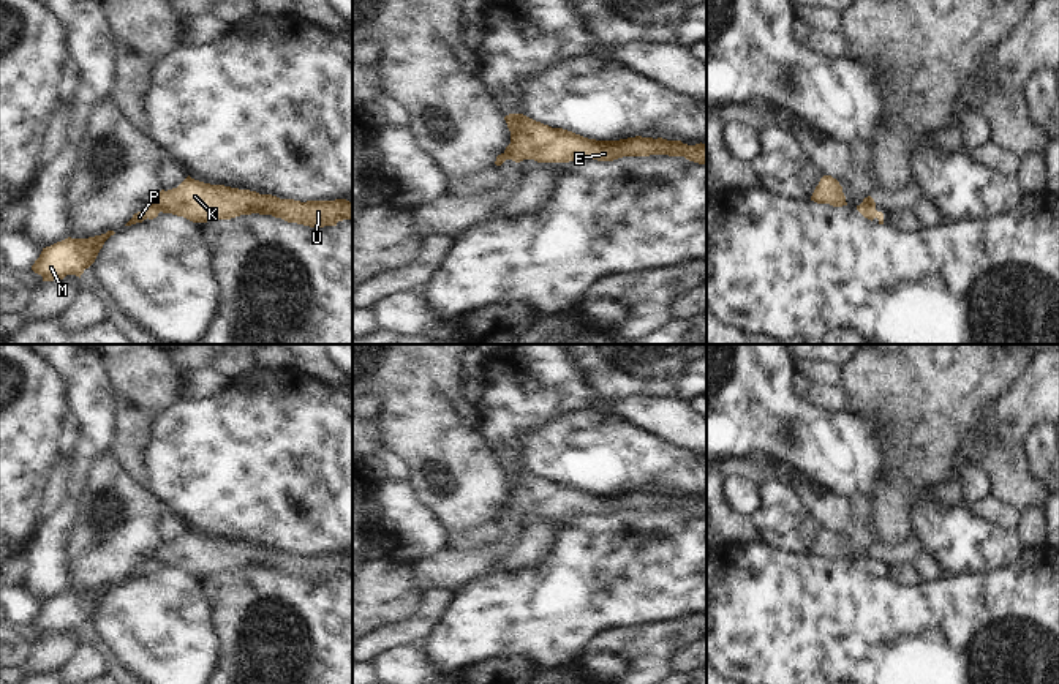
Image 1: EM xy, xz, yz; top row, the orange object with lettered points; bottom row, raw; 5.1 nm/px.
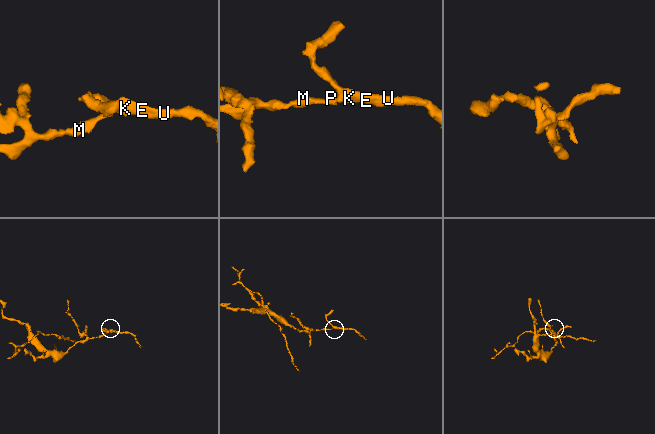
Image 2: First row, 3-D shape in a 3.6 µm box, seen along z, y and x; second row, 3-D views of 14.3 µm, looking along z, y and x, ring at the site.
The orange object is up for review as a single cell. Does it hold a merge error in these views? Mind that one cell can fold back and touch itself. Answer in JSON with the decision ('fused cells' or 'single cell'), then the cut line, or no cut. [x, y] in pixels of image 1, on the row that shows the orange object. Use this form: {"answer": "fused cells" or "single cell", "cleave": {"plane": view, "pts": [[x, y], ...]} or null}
{"answer": "fused cells", "cleave": {"plane": "xy", "pts": [[154, 202], [160, 210]]}}

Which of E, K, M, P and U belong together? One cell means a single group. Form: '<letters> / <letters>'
E K U / M P

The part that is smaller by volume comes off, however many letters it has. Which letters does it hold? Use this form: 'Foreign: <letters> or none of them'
Foreign: E, K, U.

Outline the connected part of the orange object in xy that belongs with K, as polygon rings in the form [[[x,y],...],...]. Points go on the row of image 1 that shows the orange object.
[[[190,175],[177,188],[161,190],[153,204],[163,213],[183,216],[193,223],[259,213],[318,229],[352,220],[352,202],[346,199],[300,202],[250,190],[210,185]]]

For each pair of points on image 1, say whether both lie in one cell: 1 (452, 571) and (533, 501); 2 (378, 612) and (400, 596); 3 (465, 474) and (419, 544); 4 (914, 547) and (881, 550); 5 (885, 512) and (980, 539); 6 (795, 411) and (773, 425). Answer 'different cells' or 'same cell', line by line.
1: same cell
2: same cell
3: different cells
4: same cell
5: different cells
6: same cell

